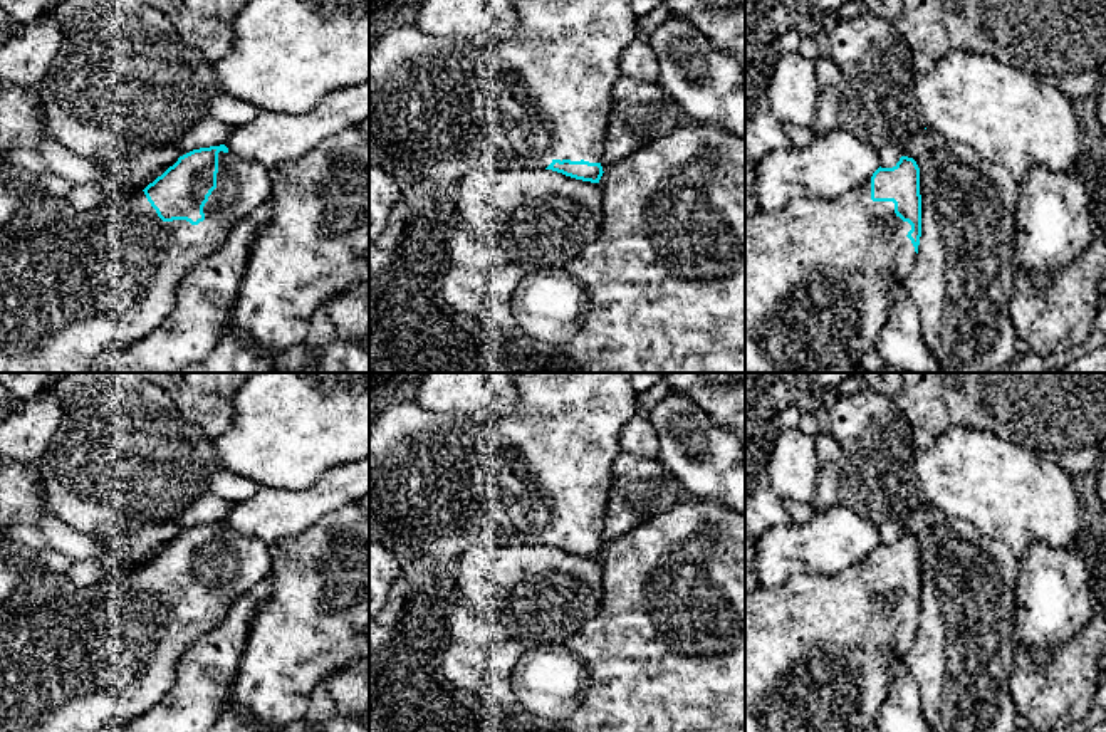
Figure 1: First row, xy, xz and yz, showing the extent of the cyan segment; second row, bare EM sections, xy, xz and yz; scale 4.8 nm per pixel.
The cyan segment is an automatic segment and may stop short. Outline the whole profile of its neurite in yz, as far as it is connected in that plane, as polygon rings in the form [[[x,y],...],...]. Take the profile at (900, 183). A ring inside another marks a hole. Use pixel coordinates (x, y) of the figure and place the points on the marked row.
[[[901,156],[893,168],[878,168],[859,188],[836,200],[797,198],[785,208],[765,213],[757,210],[745,217],[745,373],[856,373],[863,369],[861,358],[874,349],[884,326],[893,297],[888,287],[893,280],[905,282],[916,260],[921,237],[920,168],[913,158]]]

